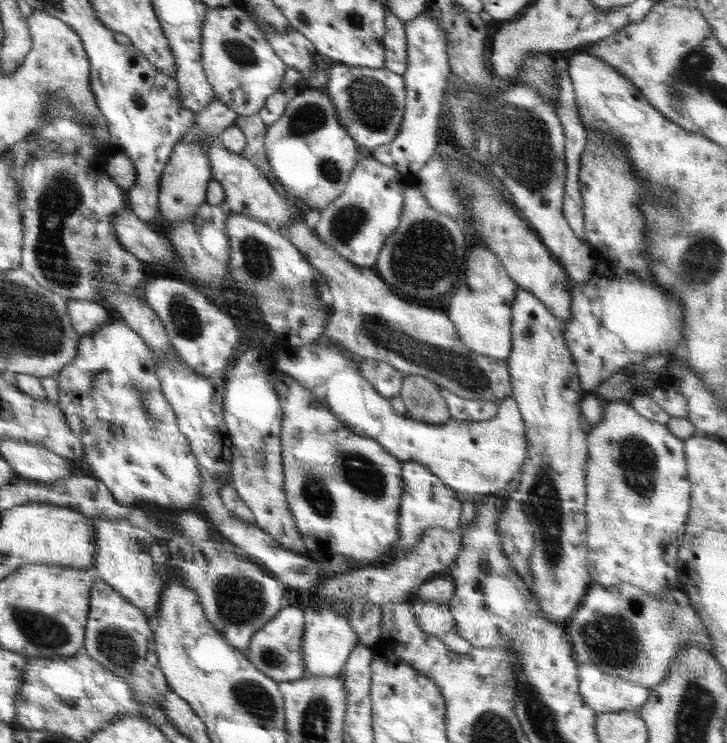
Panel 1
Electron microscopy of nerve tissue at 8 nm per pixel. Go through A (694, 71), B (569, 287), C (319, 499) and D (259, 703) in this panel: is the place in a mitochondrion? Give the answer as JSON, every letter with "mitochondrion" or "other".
{"A":"mitochondrion","B":"other","C":"mitochondrion","D":"mitochondrion"}

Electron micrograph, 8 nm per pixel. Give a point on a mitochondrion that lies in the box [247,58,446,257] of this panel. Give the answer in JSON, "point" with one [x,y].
{"point":[374,105]}

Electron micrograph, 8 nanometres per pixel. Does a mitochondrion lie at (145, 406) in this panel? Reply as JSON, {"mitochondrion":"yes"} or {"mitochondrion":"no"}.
{"mitochondrion":"yes"}

